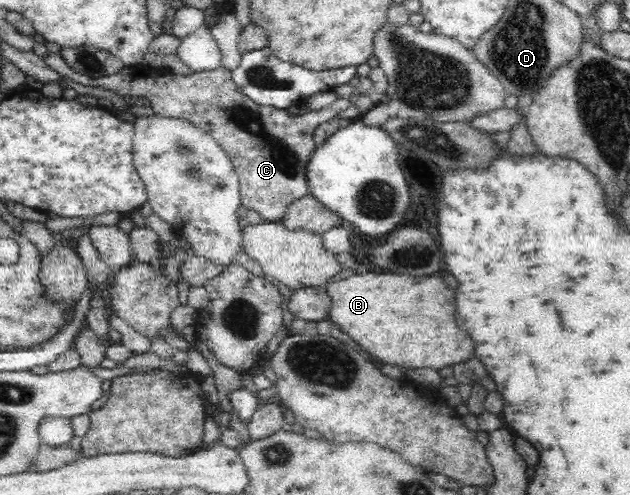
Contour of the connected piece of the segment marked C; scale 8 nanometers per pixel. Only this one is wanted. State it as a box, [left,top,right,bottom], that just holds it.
[43,52,352,222]

